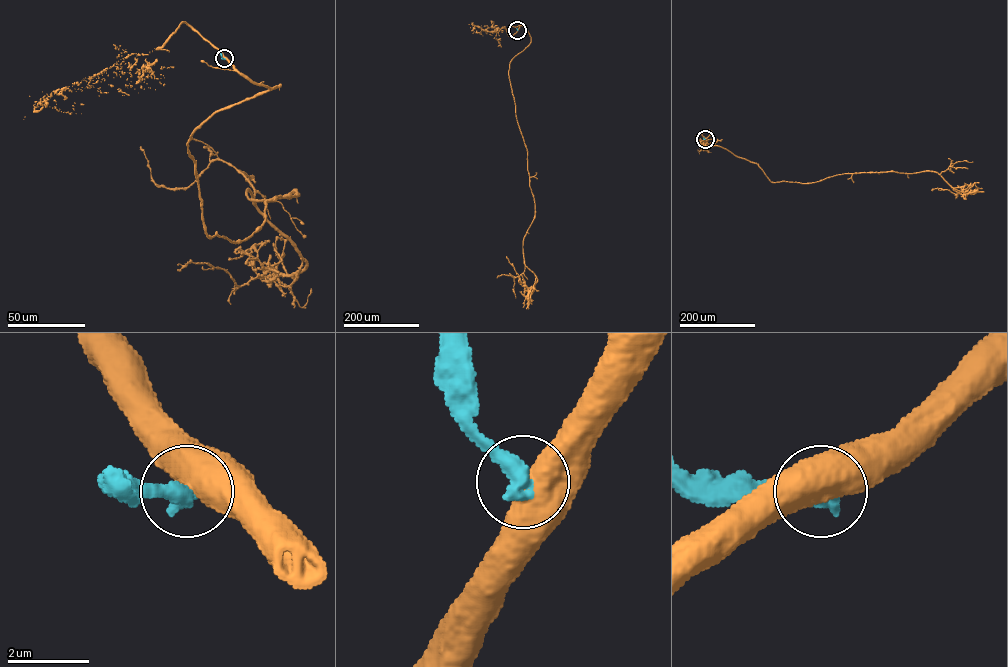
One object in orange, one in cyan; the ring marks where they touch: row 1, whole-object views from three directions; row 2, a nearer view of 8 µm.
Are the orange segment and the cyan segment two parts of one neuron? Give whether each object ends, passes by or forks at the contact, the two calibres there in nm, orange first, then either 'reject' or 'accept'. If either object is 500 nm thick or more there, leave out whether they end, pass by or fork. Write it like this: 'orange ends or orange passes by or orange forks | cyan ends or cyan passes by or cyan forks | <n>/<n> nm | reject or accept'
850/500 nm | reject

